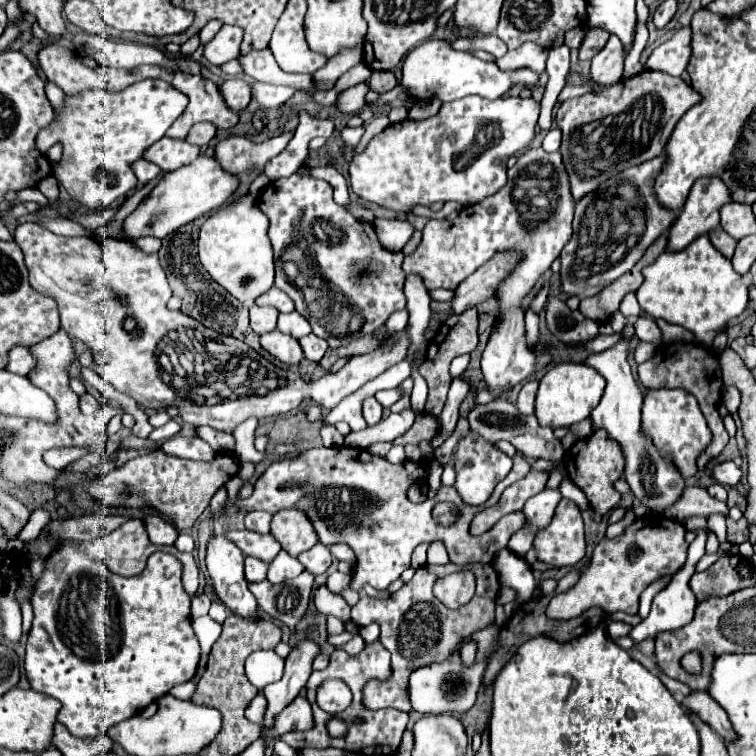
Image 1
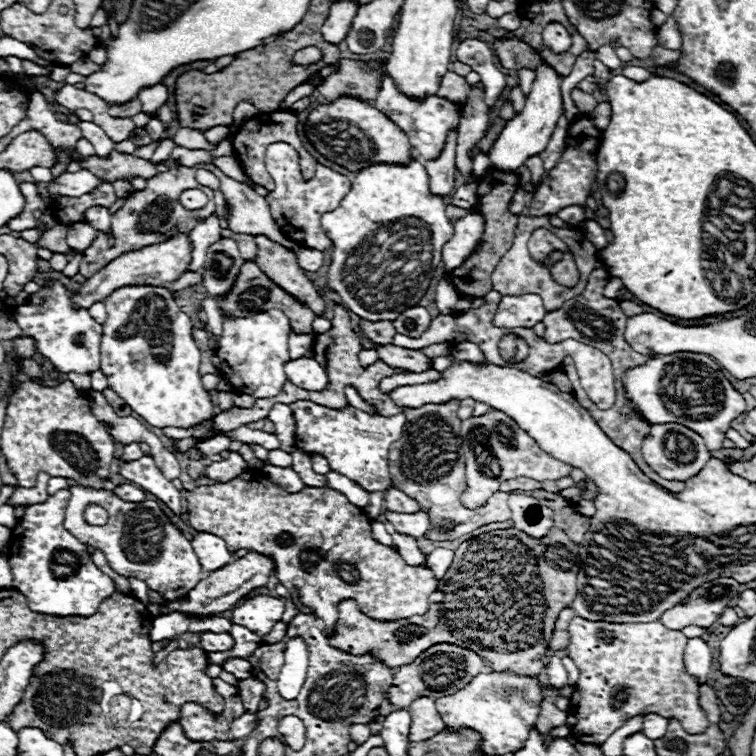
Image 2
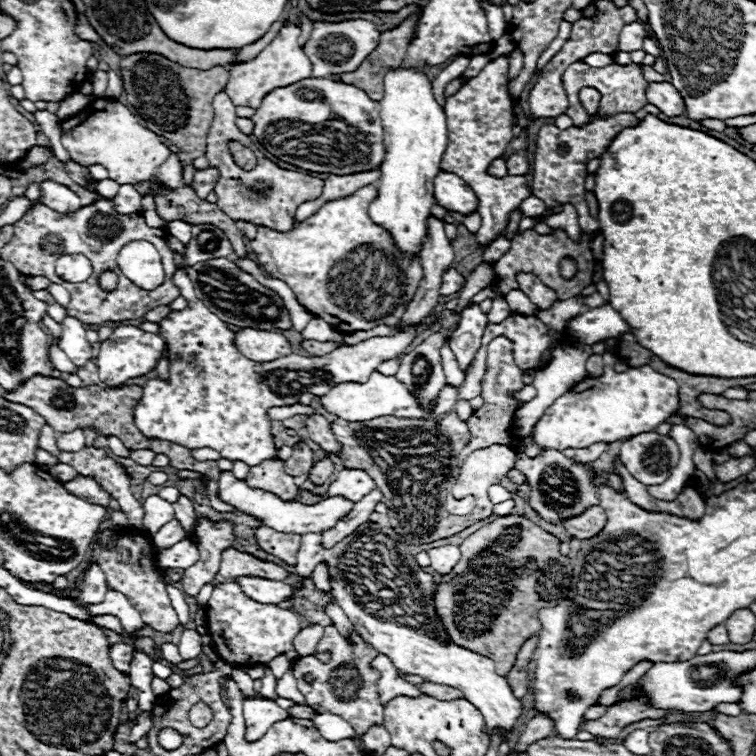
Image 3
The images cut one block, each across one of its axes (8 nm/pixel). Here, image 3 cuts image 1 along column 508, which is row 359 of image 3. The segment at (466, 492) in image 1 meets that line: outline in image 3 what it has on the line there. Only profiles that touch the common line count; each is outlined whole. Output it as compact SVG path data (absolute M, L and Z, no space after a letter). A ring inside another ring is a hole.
M470 304L458 322L458 328L450 336L450 348L460 364L460 368L466 368L472 362L474 352L480 348L482 332L486 328L488 320L486 314L478 304Z

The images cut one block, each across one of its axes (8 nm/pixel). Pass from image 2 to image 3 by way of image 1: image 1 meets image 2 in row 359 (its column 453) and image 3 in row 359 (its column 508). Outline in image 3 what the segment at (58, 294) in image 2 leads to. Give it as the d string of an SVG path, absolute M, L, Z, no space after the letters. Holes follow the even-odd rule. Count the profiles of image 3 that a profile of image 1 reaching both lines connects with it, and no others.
M66 316L62 322L60 348L74 364L86 364L90 360L92 346L86 342L86 328L72 316Z

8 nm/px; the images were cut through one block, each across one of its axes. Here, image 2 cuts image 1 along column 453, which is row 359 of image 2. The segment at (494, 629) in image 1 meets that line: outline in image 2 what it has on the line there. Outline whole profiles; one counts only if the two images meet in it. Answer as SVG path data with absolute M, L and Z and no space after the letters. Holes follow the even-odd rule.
M676 352L662 358L648 360L640 368L632 368L624 374L626 396L636 404L642 416L652 424L676 422L698 432L708 450L720 450L726 440L730 422L746 412L746 400L724 378L724 372L714 370L714 358L694 352Z

